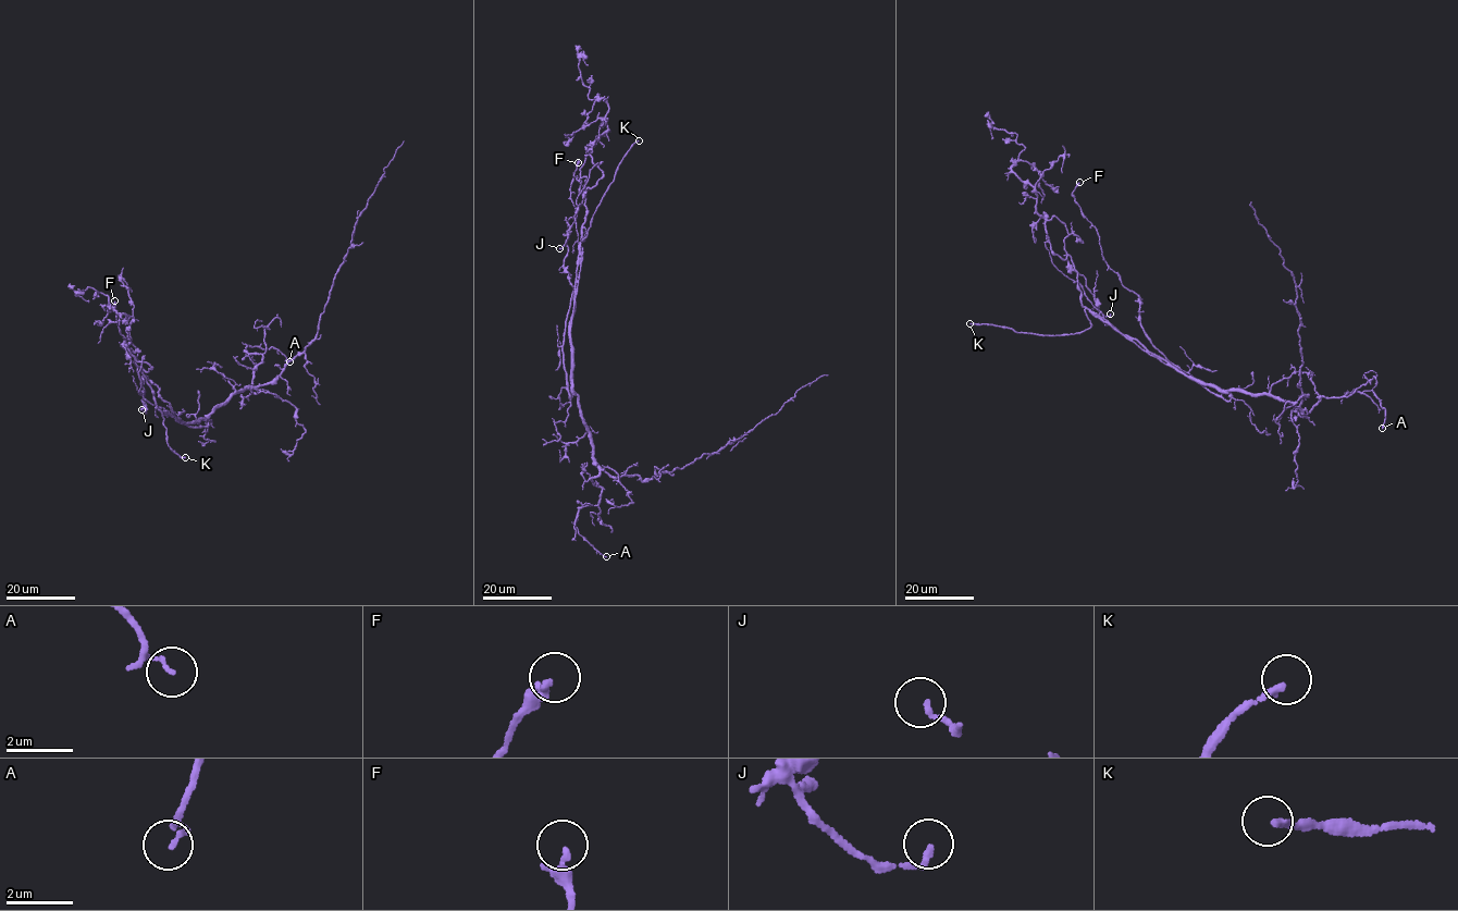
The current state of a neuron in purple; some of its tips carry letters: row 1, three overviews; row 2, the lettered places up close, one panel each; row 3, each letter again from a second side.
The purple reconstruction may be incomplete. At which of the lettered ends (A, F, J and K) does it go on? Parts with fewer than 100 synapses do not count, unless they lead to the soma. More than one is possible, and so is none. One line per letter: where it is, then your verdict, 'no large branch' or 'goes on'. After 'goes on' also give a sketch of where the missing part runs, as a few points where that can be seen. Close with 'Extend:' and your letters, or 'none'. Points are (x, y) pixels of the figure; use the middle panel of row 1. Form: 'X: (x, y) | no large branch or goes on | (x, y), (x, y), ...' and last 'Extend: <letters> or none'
A: (606, 556) | no large branch
F: (578, 162) | no large branch
J: (559, 248) | no large branch
K: (639, 140) | goes on | (639, 140), (684, 107), (794, 95), (812, 97), (824, 102)
Extend: K

